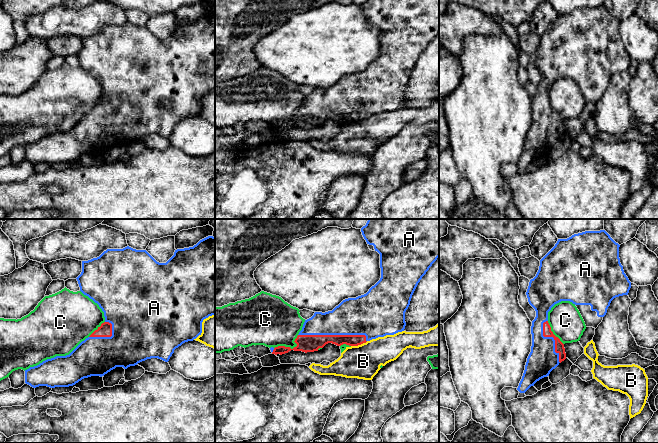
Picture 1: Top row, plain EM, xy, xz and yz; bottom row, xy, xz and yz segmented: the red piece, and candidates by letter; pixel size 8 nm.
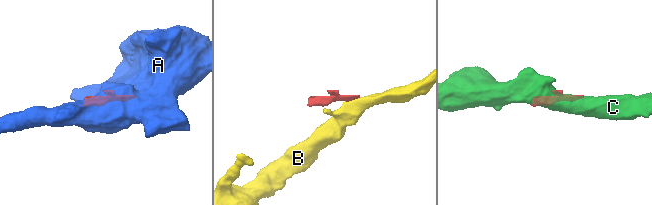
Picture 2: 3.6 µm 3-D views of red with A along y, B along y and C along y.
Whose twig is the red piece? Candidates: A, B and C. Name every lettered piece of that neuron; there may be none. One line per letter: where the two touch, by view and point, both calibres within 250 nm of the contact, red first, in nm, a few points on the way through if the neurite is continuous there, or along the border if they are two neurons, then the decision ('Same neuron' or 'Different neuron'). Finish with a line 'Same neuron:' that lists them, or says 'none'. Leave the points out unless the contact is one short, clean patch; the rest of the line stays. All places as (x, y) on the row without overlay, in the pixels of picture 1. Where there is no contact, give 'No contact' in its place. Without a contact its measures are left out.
A: Touches red at xz (334, 111). Thickness 140 nm (red) against 300 nm. Same neuron
B: Touches red at xz (359, 120). Thickness 100 nm (red) against 280 nm. Boundary: xz (367, 117), (351, 122). Different neuron
C: Touches red at xz (290, 124). Thickness 140 nm (red) against 380 nm. Different neuron
Same neuron: A

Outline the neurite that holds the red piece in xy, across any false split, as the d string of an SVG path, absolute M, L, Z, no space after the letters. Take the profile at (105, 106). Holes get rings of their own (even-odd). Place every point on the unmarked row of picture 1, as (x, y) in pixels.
M208 12L193 23L175 26L166 39L157 38L146 26L129 22L107 25L97 34L82 37L82 48L76 55L80 67L102 85L105 98L69 131L47 135L25 146L25 159L33 164L73 162L84 154L102 153L116 143L127 145L151 134L168 138L176 124L201 111L203 96L215 91L215 13Z

